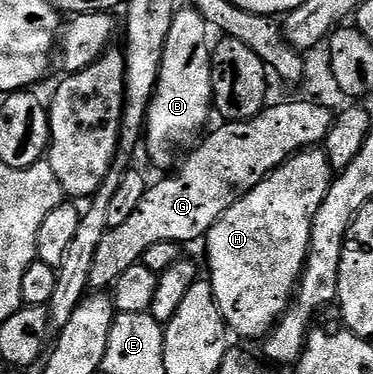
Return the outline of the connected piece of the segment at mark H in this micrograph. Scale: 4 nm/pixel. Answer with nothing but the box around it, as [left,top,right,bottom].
[204,147,335,339]

